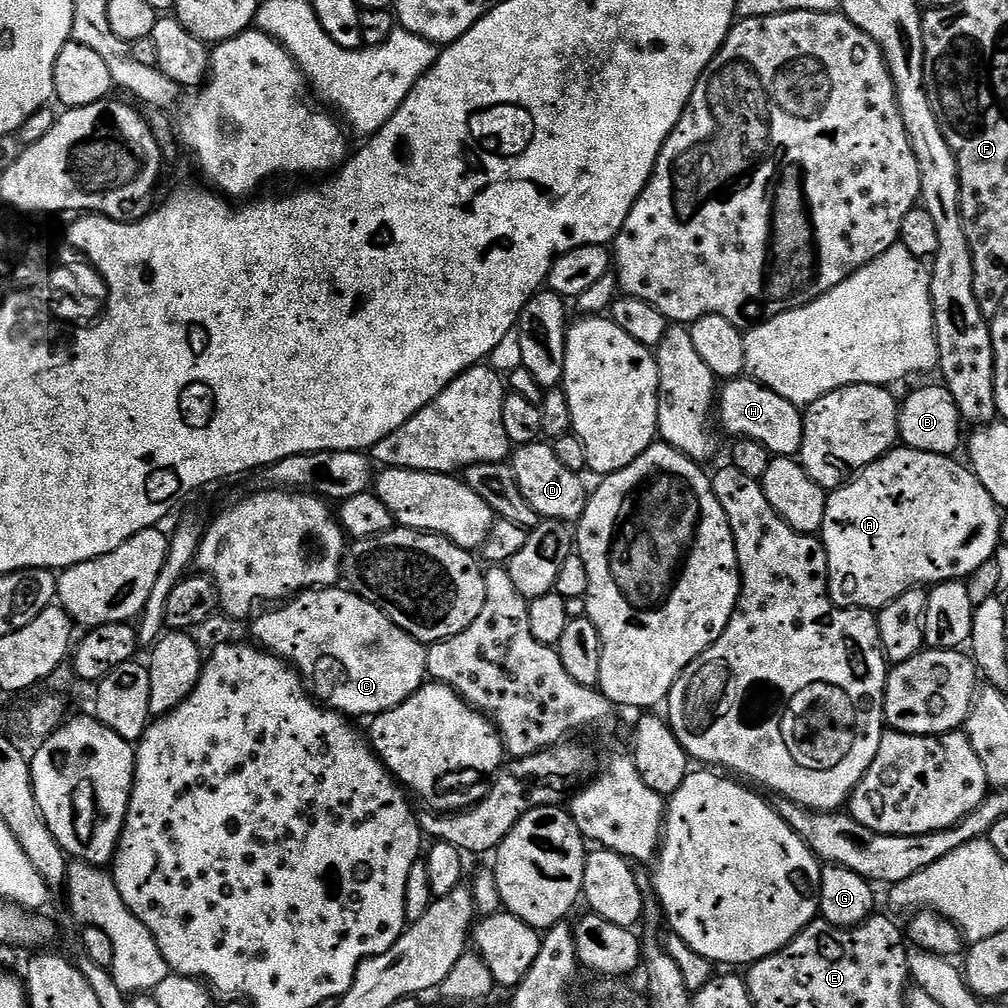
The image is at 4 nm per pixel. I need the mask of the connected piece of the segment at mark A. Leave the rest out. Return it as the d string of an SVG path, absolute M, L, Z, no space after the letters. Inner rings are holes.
M897 446L880 460L872 463L869 468L863 468L848 483L828 492L822 543L828 559L828 594L838 607L879 610L885 608L890 602L894 602L894 598L898 598L898 594L911 588L935 586L943 584L945 580L964 580L970 574L974 574L974 570L978 570L978 566L982 566L982 562L995 557L997 548L1002 544L1000 539L1001 509L994 502L994 498L990 498L990 494L986 494L986 486L982 486L982 482L978 482L971 467L965 466L963 463L960 465L958 461L959 459L950 456L939 456L922 450Z

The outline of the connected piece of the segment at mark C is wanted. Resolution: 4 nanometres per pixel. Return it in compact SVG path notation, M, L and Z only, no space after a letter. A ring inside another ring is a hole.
M347 587L314 588L264 611L251 621L251 639L265 652L290 662L300 673L301 681L309 693L333 712L349 718L371 718L406 702L406 698L410 698L426 683L428 648L406 634L406 630L402 630L382 610L378 610L378 606L366 602Z

